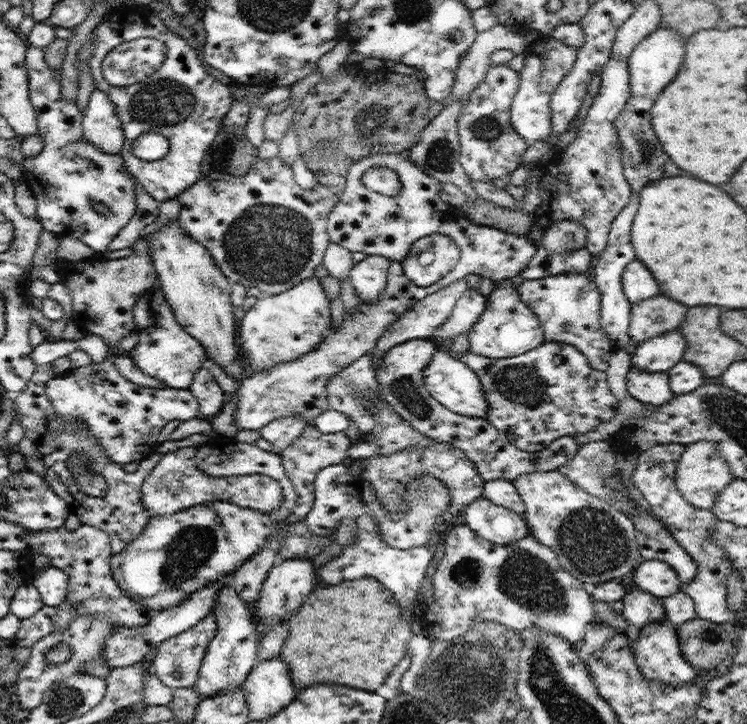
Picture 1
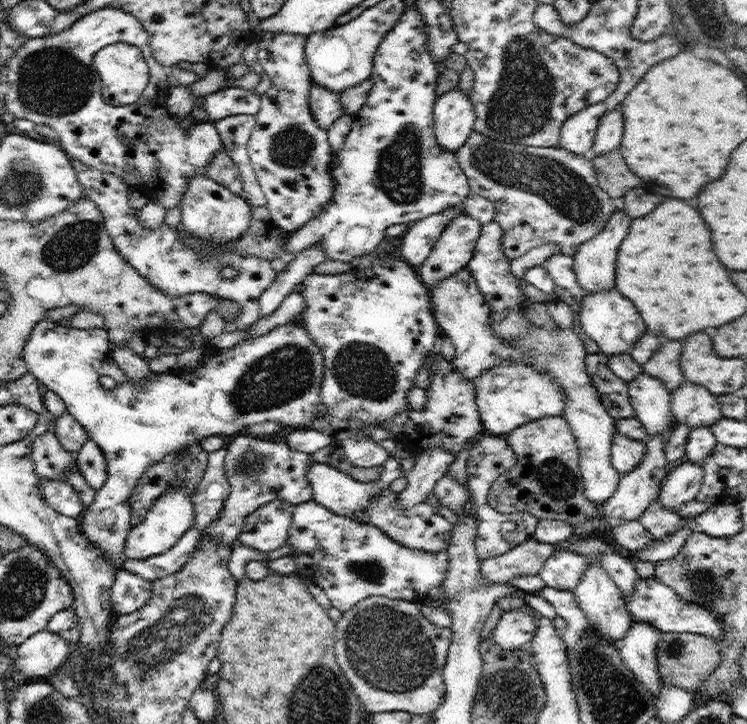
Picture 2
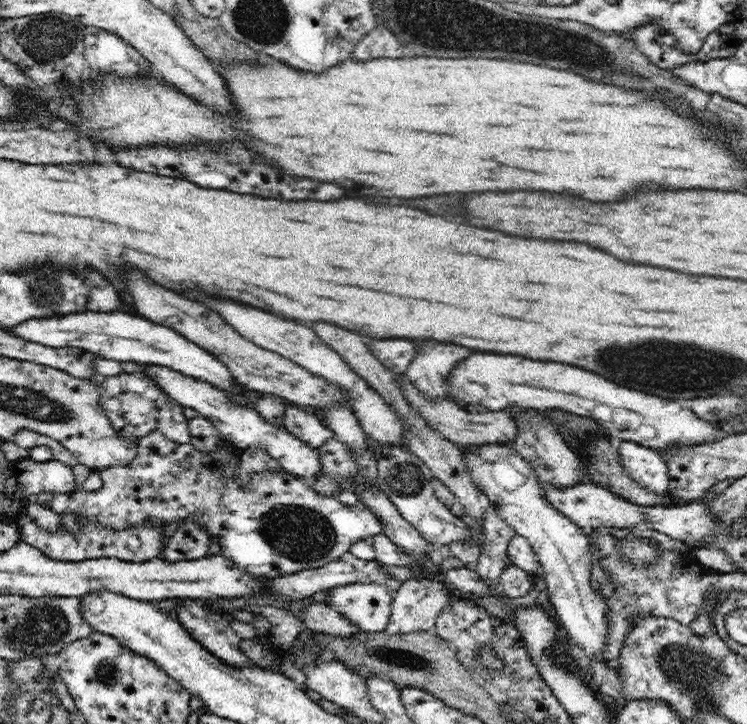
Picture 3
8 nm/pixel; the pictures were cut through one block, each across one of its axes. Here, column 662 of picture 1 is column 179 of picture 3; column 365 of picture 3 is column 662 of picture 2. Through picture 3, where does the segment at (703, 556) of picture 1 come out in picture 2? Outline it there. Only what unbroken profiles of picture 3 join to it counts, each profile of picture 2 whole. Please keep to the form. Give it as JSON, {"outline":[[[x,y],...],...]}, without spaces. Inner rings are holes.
{"outline":[[[659,499],[648,505],[644,513],[640,515],[640,522],[656,540],[676,534],[684,526],[684,519],[676,511],[667,509]]]}

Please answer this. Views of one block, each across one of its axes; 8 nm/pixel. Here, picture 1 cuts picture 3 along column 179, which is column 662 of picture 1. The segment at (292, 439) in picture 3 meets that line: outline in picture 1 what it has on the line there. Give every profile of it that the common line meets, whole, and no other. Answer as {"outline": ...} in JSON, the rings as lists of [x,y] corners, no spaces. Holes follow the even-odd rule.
{"outline":[[[634,365],[628,371],[626,388],[640,403],[660,405],[674,397],[667,372],[646,372]]]}

